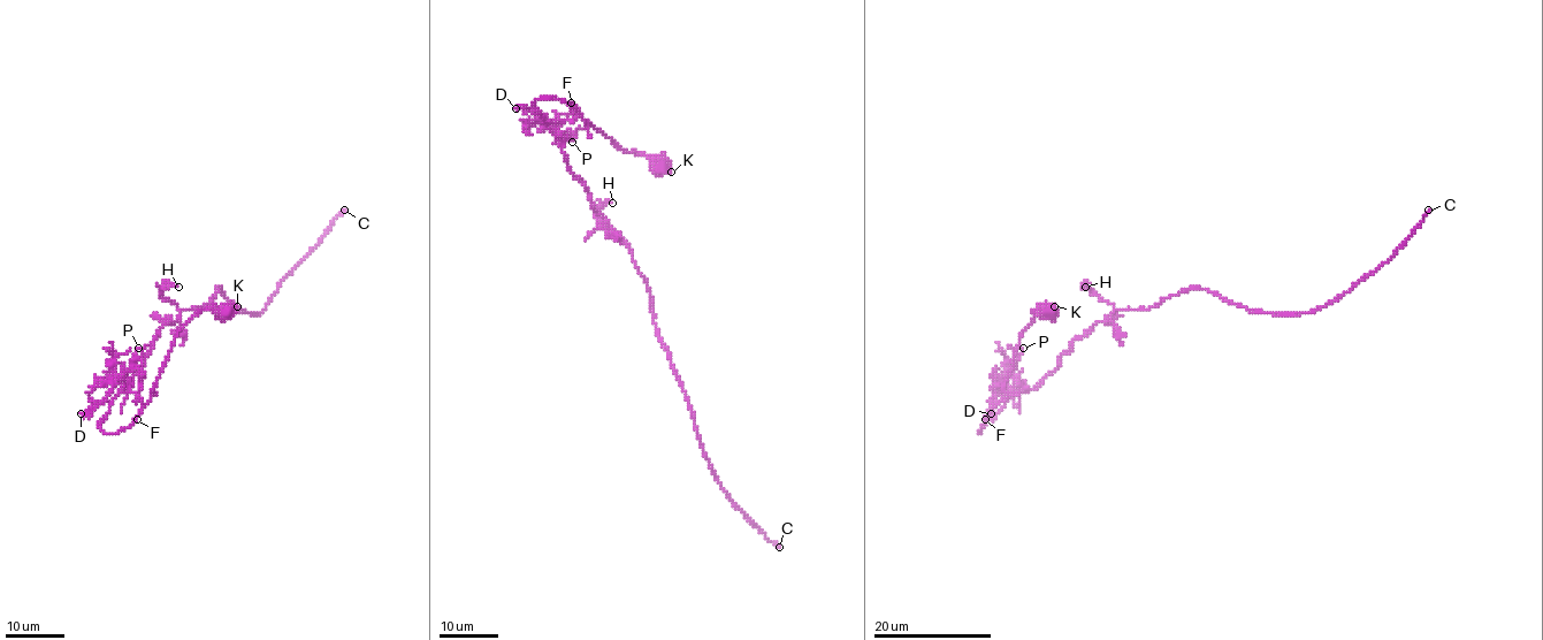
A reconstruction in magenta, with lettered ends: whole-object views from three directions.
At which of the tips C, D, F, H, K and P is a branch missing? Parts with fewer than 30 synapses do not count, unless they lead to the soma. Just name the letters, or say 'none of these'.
C

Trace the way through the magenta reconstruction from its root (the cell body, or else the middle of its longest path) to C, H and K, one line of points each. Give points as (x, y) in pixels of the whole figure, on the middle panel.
C: (618, 236), (628, 248), (649, 290), (654, 324), (692, 411), (712, 473), (727, 496), (769, 541), (779, 547)
H: (618, 236), (595, 216), (605, 203), (612, 203)
K: (618, 236), (570, 170), (555, 128), (558, 116), (577, 112), (619, 149), (658, 159), (671, 172)

